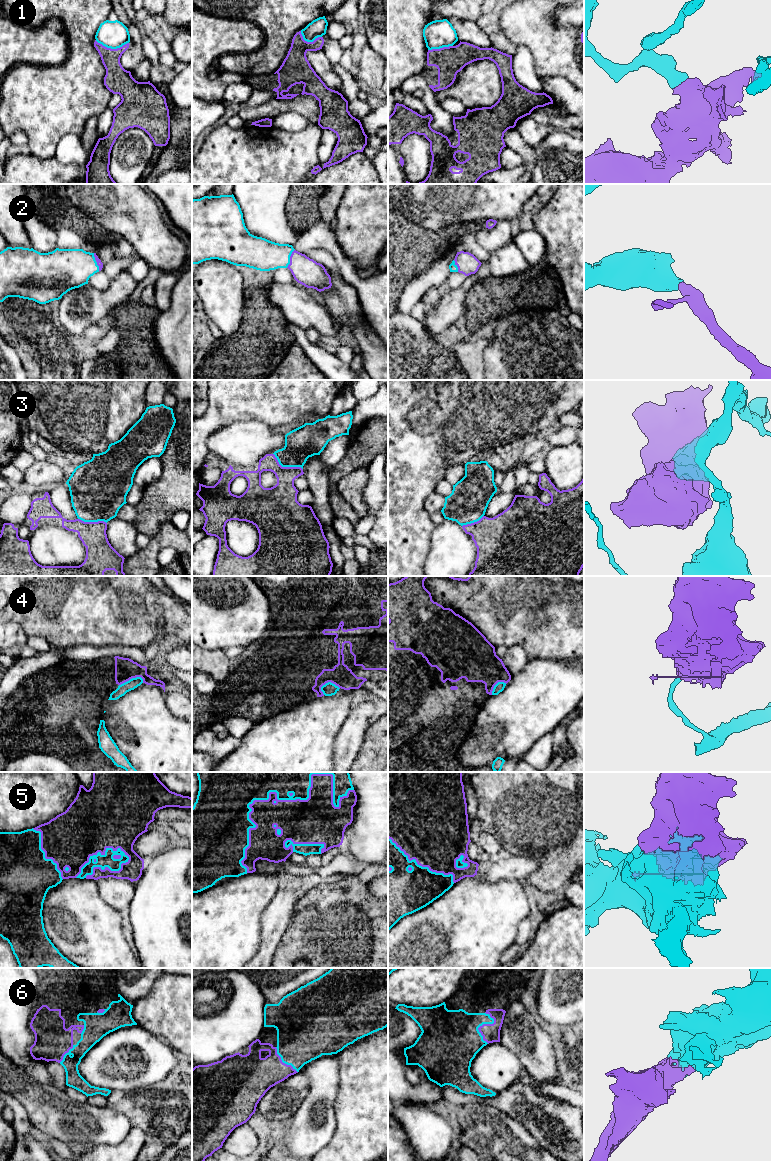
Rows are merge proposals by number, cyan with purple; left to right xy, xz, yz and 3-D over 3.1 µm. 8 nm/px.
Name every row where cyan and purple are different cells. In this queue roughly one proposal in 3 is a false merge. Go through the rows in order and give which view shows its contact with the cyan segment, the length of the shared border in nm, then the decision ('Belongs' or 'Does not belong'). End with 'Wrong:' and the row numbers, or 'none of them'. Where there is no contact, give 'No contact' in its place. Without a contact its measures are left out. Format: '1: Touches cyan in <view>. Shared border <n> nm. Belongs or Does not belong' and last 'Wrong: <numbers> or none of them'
1: Touches cyan in xy. Shared border 280 nm. Does not belong
2: Touches cyan in xz. Shared border 170 nm. Belongs
3: Touches cyan in xz. Shared border 280 nm. Does not belong
4: Touches cyan in xy. Shared border 200 nm. Does not belong
5: Touches cyan in xz. Shared border 1050 nm. Belongs
6: Touches cyan in yz. Shared border 260 nm. Belongs
Wrong: 1, 3, 4

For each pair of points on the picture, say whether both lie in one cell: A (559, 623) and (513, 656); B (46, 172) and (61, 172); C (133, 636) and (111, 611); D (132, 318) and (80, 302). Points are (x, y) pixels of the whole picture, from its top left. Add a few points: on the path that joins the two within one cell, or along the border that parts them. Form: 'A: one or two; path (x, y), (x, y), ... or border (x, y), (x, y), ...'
A: two; border (508, 646), (520, 645), (529, 659)
B: one; path (50, 172), (57, 172)
C: one; path (130, 630), (117, 617)
D: two; border (127, 300), (116, 304), (108, 313)

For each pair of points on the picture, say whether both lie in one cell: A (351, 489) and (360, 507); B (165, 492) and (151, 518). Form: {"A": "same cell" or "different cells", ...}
{"A": "same cell", "B": "same cell"}

